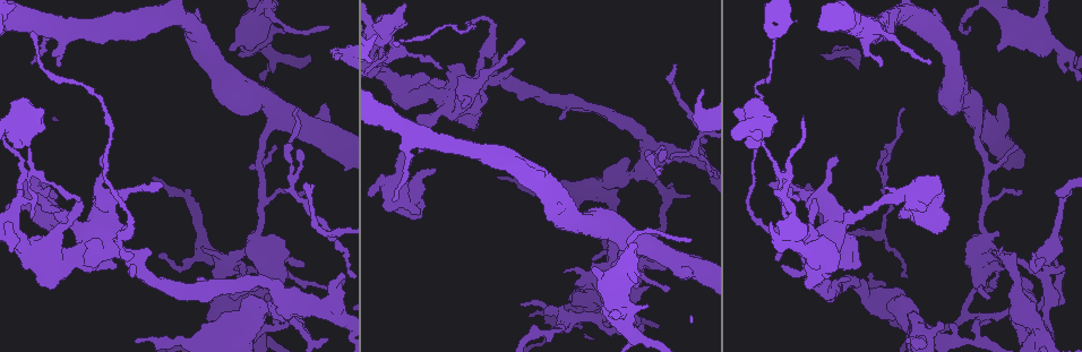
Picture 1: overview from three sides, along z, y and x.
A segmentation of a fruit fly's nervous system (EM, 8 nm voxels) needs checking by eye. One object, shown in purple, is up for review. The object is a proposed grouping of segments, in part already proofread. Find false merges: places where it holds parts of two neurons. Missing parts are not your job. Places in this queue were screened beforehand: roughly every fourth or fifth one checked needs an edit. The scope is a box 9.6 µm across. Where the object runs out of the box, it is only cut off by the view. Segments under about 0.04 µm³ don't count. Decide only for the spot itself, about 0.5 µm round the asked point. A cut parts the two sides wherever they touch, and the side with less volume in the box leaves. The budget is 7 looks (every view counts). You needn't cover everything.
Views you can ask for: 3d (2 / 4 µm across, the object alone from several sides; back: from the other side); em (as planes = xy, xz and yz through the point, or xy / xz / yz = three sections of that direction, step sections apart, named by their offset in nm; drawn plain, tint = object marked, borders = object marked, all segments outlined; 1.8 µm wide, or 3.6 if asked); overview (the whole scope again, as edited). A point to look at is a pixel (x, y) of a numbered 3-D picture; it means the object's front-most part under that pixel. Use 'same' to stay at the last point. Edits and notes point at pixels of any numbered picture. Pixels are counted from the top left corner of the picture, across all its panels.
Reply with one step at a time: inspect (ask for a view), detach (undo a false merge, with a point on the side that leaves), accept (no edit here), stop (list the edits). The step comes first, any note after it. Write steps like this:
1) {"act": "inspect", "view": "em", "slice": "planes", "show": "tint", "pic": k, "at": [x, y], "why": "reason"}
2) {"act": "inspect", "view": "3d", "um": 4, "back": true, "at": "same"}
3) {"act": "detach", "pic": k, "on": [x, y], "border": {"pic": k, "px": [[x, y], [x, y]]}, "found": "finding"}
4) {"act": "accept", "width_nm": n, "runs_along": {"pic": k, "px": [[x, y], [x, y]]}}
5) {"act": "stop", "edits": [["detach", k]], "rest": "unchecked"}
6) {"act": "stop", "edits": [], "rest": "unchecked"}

{"act": "inspect", "view": "em", "um": 3.6, "slice": "xz", "step": 16, "show": "tint", "pic": 1, "at": [884, 303], "why": "four arms meet"}

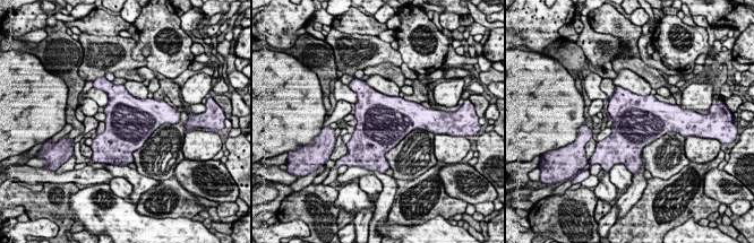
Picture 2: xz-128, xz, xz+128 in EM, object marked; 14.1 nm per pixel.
{"act": "inspect", "view": "em", "um": 3.6, "slice": "planes", "show": "borders", "at": "same"}

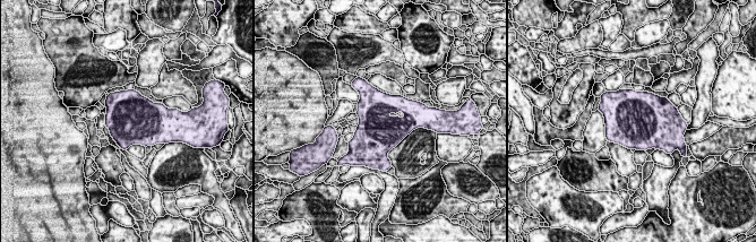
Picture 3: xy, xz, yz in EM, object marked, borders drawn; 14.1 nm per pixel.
{"act": "accept", "found": "all the same neuron"}

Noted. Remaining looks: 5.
{"act": "inspect", "view": "em", "slice": "planes", "show": "tint", "pic": 1, "at": [617, 250], "why": "calibre changes"}

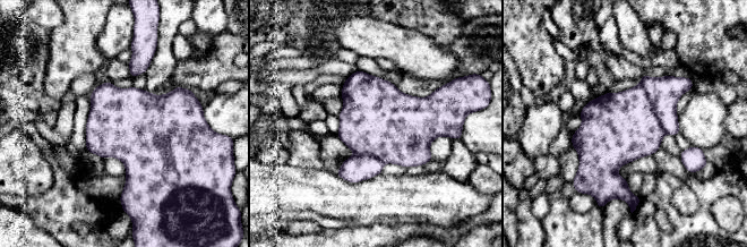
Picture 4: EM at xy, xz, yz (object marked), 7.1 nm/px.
{"act": "detach", "pic": 4, "on": [664, 92], "width_nm": 500, "found": "a second neuron is stuck on"}

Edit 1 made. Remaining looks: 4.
{"act": "inspect", "view": "overview", "why": "redraw"}

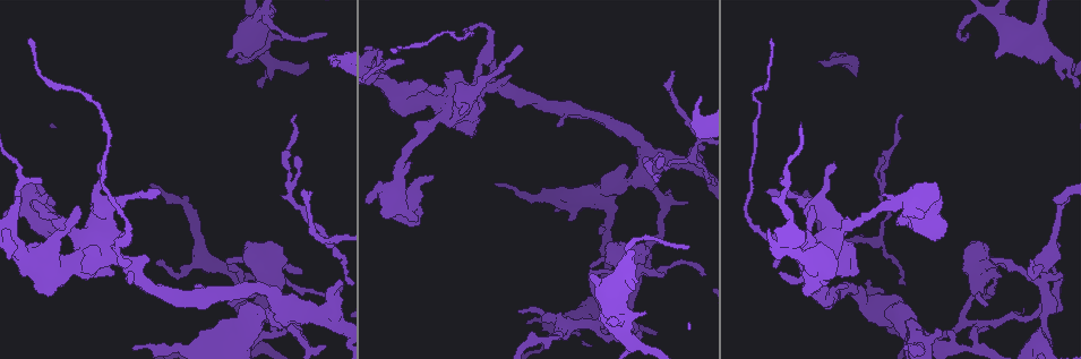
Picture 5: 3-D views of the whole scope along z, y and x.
{"act": "inspect", "view": "em", "um": 3.6, "slice": "planes", "show": "tint", "pic": 5, "at": [96, 236], "why": "thick turns thin"}

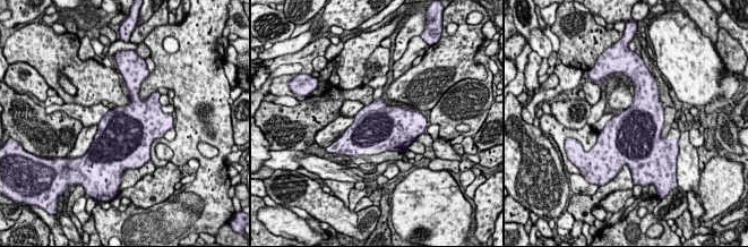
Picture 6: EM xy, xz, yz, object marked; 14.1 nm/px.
{"act": "accept", "found": "all the same neuron"}

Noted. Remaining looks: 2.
{"act": "stop", "edits": [["detach", 4]], "rest": "unchecked"}

